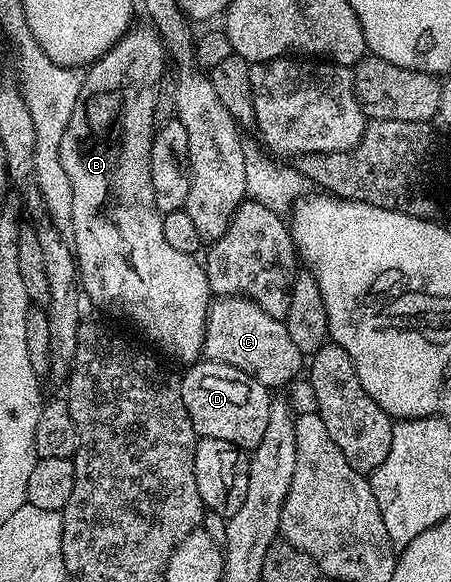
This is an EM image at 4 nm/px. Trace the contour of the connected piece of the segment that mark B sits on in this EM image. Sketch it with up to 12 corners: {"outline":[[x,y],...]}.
{"outline":[[135,25],[60,140],[81,289],[178,362],[206,267],[164,240],[150,175],[168,51]]}

